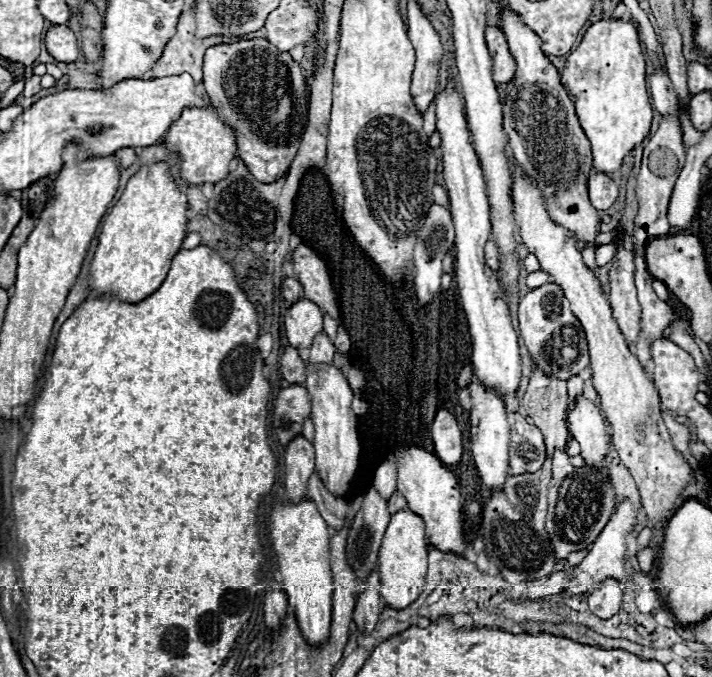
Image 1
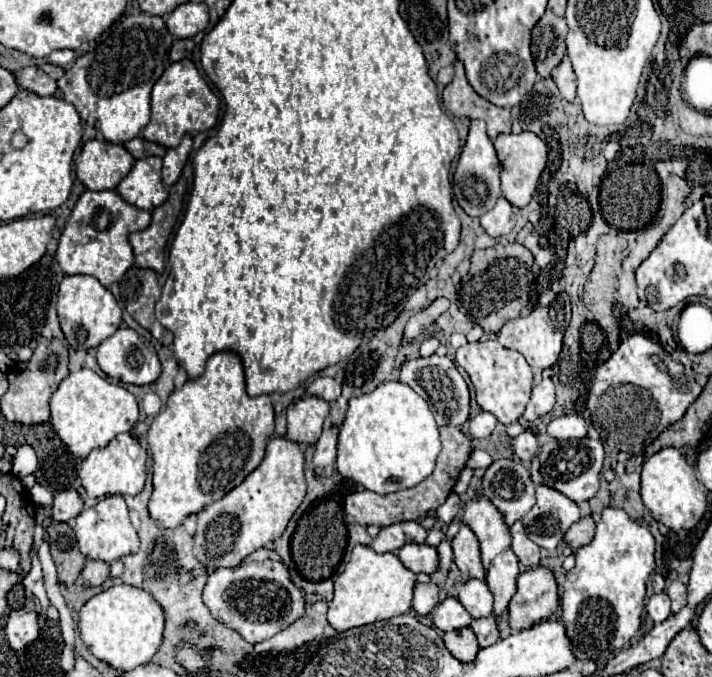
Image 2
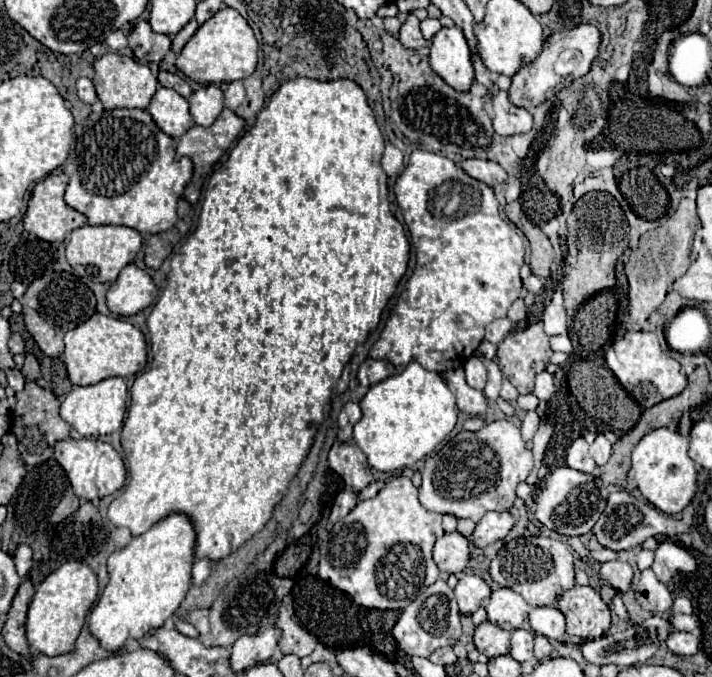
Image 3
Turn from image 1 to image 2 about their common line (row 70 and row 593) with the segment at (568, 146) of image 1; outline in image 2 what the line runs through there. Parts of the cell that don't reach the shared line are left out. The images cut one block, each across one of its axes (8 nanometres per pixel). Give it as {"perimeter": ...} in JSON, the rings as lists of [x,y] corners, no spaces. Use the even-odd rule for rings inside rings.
{"perimeter":[[[528,568],[518,576],[518,590],[508,604],[510,626],[514,630],[530,628],[550,618],[560,604],[556,578],[550,568]]]}

